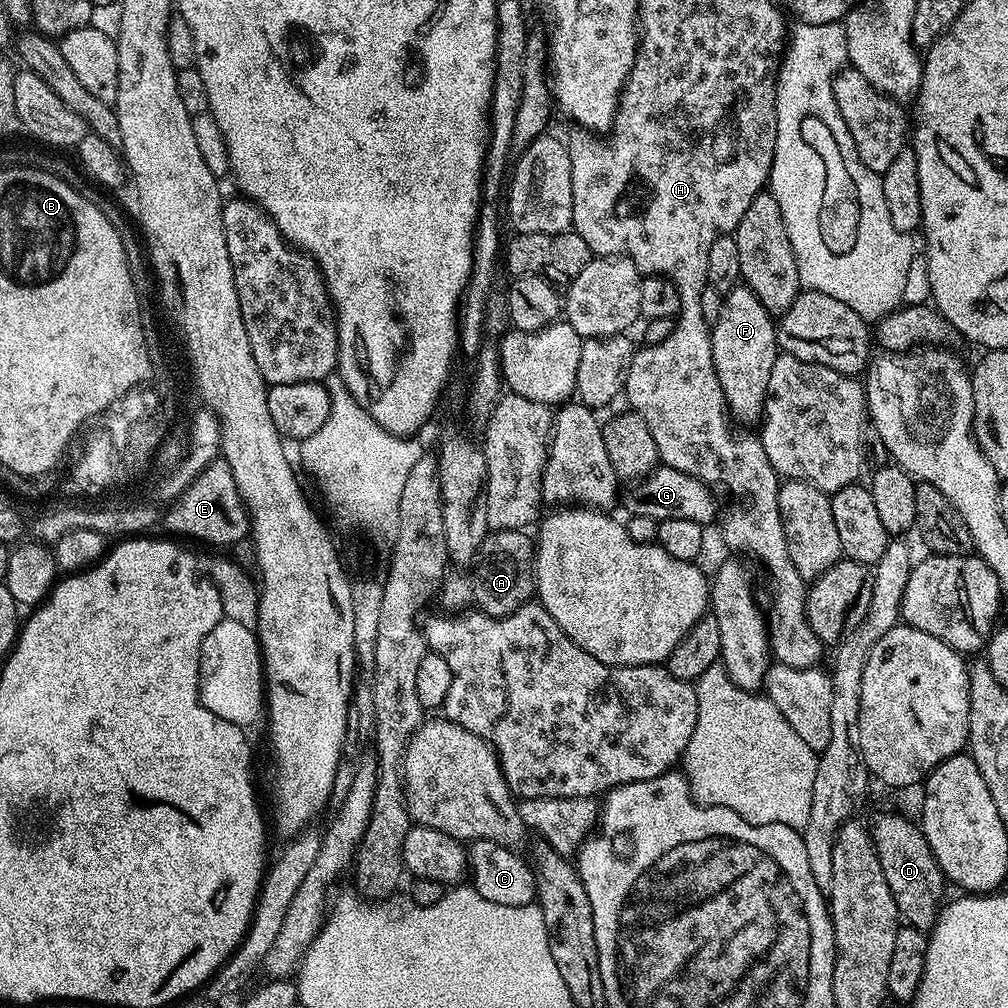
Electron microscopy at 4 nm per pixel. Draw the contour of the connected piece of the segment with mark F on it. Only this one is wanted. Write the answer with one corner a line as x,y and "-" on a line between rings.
737,286
724,293
722,311
711,325
712,357
718,382
722,382
724,397
733,421
752,426
764,415
764,399
770,386
770,370
778,355
777,321
772,313
758,302
754,290

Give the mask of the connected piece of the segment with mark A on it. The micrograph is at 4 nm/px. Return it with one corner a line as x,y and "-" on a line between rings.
492,530
482,542
480,557
470,572
474,604
487,616
509,616
534,596
534,540
524,530

